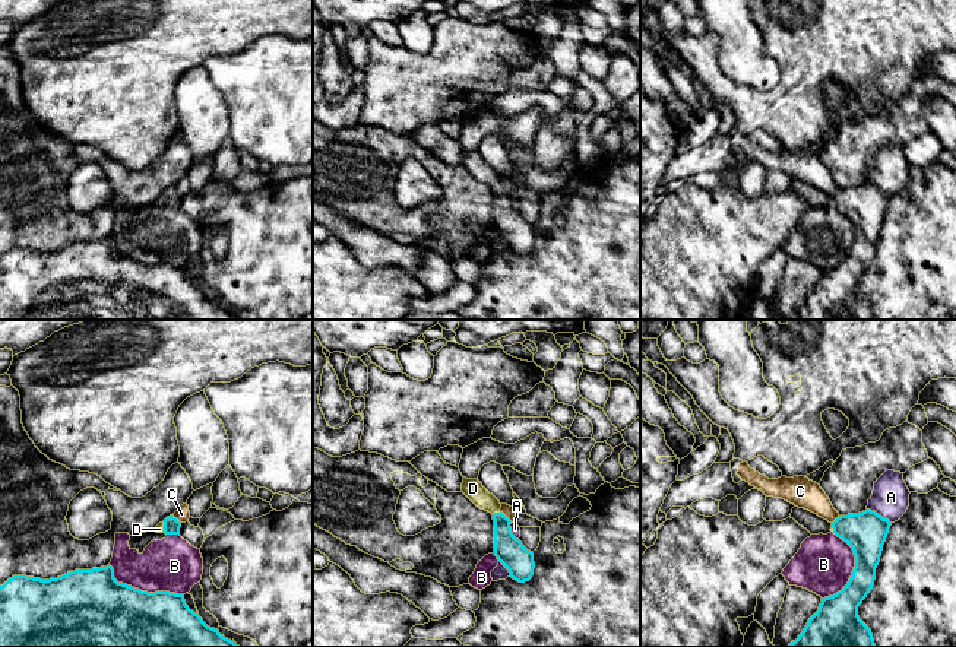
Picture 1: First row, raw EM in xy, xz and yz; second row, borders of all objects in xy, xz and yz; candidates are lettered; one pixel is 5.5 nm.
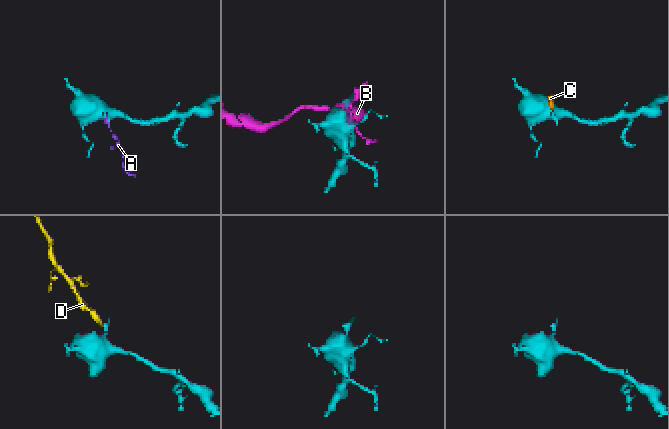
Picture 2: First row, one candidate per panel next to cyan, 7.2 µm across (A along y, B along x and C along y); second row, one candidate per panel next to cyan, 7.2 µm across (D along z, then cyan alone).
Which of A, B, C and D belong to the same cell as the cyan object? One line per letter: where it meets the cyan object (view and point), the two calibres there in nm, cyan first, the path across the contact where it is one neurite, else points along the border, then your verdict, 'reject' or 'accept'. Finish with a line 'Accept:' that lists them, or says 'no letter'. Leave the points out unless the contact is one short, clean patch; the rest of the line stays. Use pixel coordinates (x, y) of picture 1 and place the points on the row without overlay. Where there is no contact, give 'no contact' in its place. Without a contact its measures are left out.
A: meets cyan in yz at (877, 187); 220 nm thick on the cyan side, 200 nm on the other; border along yz (867, 181), (890, 196); reject
B: meets cyan in xy at (141, 263); 500 nm thick on the cyan side, 300 nm on the other; reject
C: meets cyan in xz at (505, 189); 160 nm thick on the cyan side, 70 nm on the other; border along xz (500, 183), (512, 194); reject
D: meets cyan in xz at (496, 186); 160 nm thick on the cyan side, 110 nm on the other; runs through xz (510, 225), (496, 186), (472, 161); accept
Accept: D

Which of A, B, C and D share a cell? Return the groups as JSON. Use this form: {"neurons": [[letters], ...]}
{"neurons": [["A", "C"], ["B"], ["D"]]}

